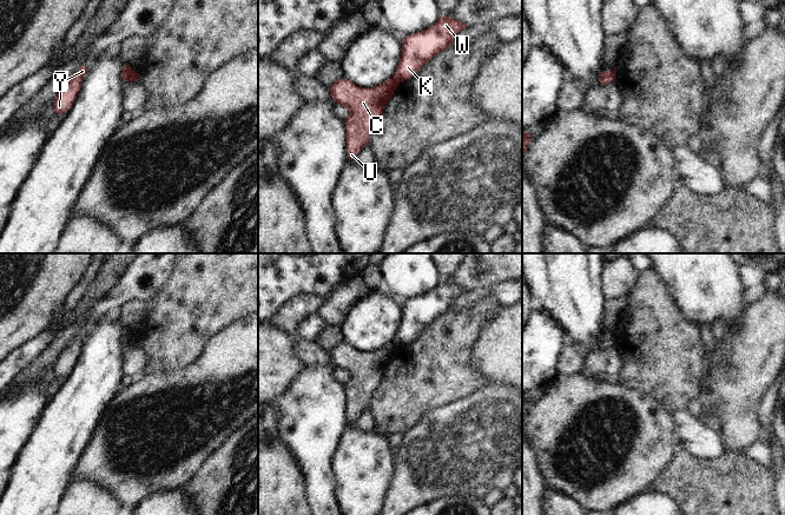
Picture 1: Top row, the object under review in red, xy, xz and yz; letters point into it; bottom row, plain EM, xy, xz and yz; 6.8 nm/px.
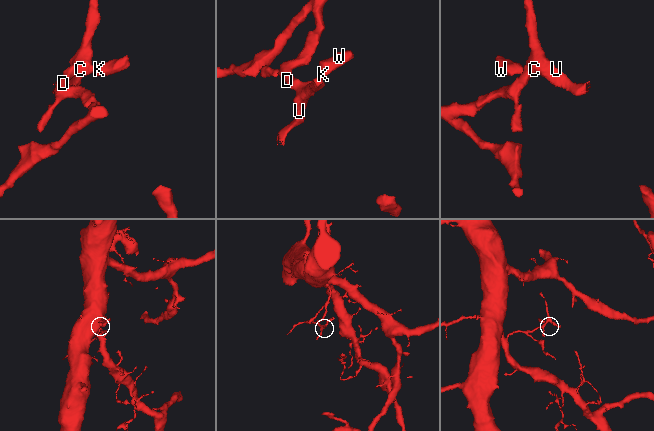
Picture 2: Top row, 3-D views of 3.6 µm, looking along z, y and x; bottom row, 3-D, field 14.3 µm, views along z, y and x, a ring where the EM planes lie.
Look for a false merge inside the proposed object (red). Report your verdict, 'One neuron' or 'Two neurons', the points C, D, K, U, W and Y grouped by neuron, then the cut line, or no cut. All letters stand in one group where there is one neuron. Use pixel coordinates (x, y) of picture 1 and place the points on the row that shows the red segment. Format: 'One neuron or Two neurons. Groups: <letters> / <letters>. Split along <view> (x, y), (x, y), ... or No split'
Two neurons. Groups: C D U Y / K W. Split along xz (394, 78), (397, 83)

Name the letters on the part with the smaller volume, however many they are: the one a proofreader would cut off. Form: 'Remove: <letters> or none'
Remove: K, W

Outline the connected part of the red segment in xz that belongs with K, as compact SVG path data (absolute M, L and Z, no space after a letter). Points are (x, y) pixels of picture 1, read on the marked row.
M442 15L431 27L402 38L402 55L395 73L396 81L411 78L437 53L450 47L455 35L468 27L467 24Z

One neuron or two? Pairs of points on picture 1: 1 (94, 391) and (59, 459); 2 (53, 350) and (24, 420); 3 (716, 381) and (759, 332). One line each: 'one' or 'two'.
1: one
2: two
3: one

